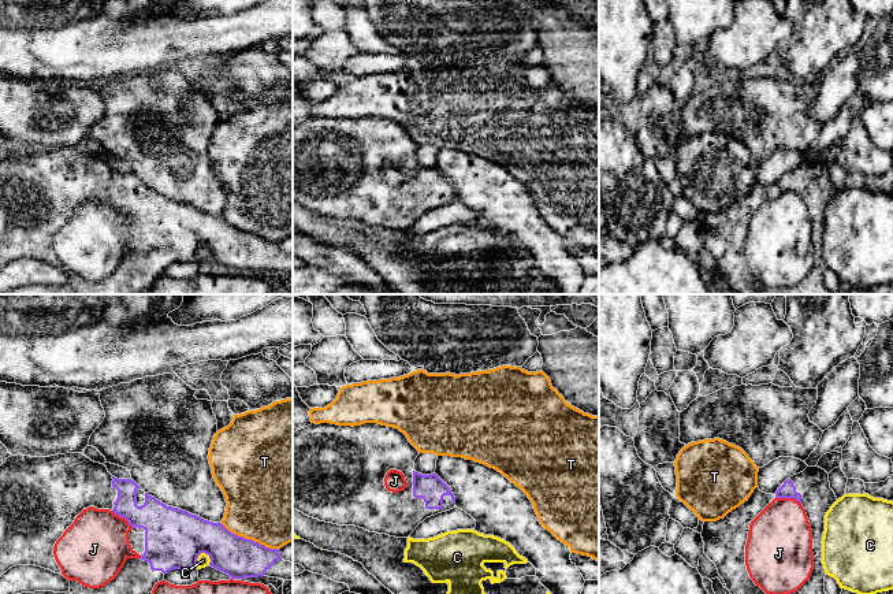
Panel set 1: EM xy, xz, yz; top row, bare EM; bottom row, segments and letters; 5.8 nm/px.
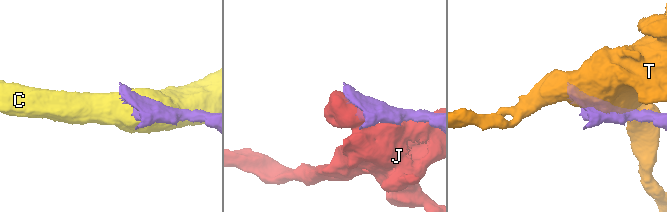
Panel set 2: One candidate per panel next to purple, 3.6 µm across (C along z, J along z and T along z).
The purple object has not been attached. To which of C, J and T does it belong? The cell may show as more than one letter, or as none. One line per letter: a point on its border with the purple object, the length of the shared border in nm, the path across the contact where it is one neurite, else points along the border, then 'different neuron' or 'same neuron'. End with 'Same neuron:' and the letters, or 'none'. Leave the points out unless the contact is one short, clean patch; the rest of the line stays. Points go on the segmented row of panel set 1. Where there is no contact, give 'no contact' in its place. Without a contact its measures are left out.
C: xy (198, 554) | 120 nm | different neuron
J: yz (788, 497) | 160 nm | different neuron
T: xy (249, 539) | 360 nm | different neuron
Same neuron: none

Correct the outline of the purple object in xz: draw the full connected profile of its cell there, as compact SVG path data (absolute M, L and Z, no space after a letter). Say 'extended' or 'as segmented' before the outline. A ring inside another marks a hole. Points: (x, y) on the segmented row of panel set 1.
extended | M312 423L293 434L293 509L320 521L356 526L369 532L408 538L427 517L455 508L454 494L436 474L423 475L413 469L418 454L406 435L394 427L377 423L354 427ZM390 469L401 471L405 475L408 482L405 490L392 493L386 489L384 478Z

